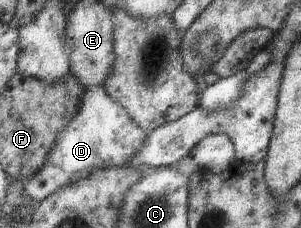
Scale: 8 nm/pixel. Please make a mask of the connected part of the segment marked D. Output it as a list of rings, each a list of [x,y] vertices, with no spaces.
[[[102,86],[85,90],[78,112],[68,128],[58,136],[58,141],[40,172],[32,180],[18,180],[22,184],[22,192],[30,196],[35,205],[44,202],[58,190],[88,178],[96,170],[128,167],[128,162],[134,160],[134,156],[148,142],[148,133],[134,123],[129,111],[112,99]]]

